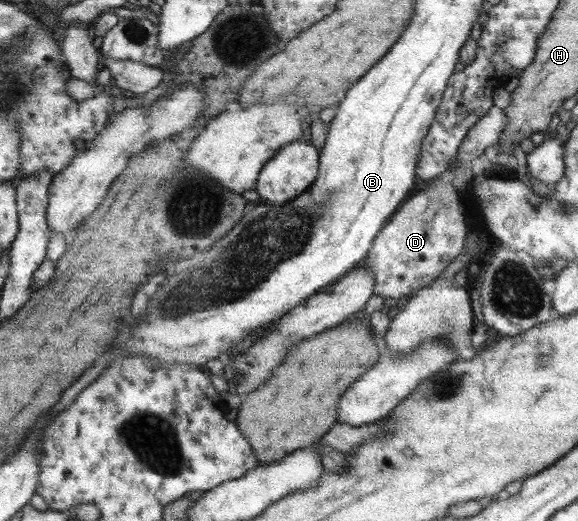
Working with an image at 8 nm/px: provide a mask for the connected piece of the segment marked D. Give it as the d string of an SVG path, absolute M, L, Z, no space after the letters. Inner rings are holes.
M492 107L467 132L458 148L458 159L451 164L450 171L444 171L431 179L430 184L422 185L417 193L400 205L400 210L392 215L388 224L384 224L384 229L372 240L371 250L362 265L368 272L372 272L372 296L391 298L402 303L410 293L438 279L442 270L449 268L462 253L468 231L456 186L470 175L472 160L481 155L485 148L497 144L505 124L501 109Z

